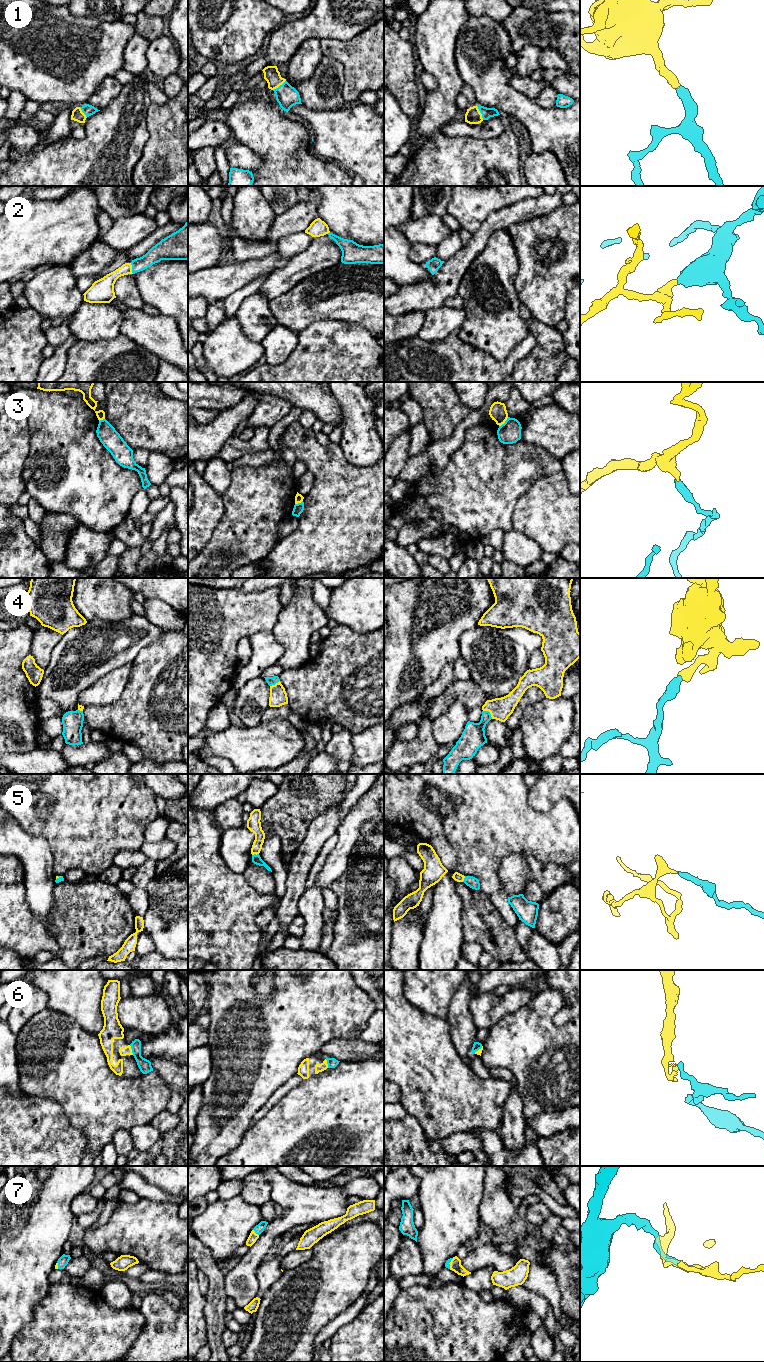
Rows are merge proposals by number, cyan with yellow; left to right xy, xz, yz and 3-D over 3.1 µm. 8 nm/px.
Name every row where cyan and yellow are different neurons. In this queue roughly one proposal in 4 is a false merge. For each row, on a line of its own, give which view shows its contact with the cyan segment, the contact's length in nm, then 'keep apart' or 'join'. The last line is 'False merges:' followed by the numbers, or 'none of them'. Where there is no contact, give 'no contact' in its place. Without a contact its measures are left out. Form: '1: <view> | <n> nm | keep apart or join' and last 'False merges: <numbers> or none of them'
1: yz | 130 nm | join
2: xy | 90 nm | join
3: yz | 110 nm | keep apart
4: yz | 100 nm | join
5: xz | 60 nm | join
6: xy | 90 nm | keep apart
7: xz | 70 nm | join
False merges: 3, 6

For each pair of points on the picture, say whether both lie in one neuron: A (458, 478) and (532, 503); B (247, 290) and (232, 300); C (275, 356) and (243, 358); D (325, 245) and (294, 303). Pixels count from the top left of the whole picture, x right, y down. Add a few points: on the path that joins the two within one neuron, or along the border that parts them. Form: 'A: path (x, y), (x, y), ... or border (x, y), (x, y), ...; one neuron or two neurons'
A: border (535, 481), (519, 498), (511, 520); two neurons
B: path (243, 293), (236, 298); one neuron
C: border (260, 343), (264, 354); two neurons
D: border (331, 267), (305, 277), (290, 289); two neurons

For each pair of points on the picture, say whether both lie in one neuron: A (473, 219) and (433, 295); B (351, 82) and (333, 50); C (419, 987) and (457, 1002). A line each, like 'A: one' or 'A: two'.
A: two
B: one
C: two

